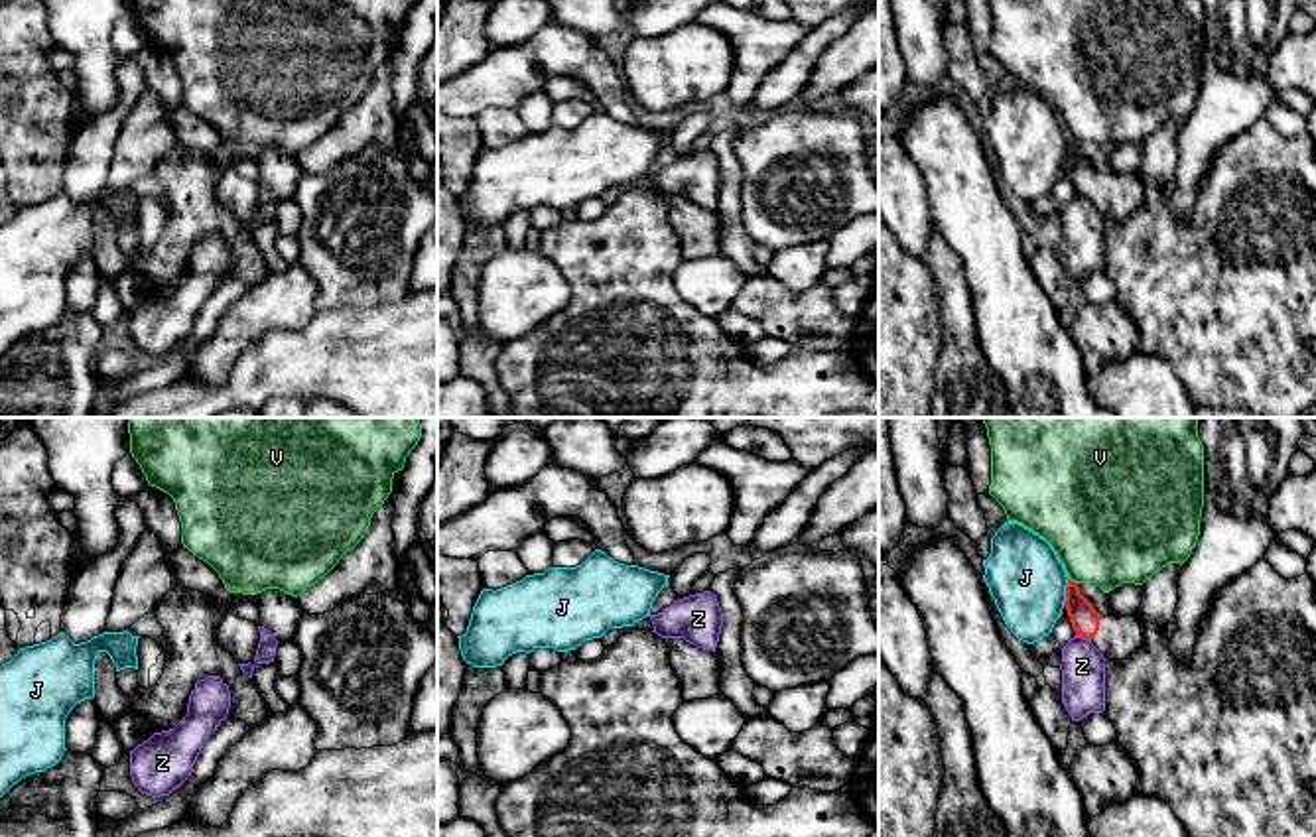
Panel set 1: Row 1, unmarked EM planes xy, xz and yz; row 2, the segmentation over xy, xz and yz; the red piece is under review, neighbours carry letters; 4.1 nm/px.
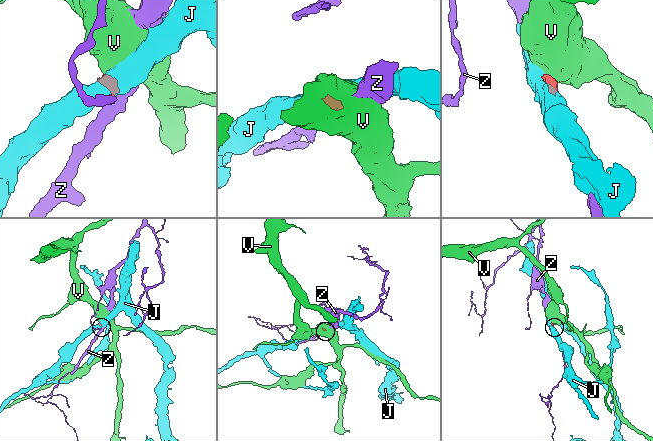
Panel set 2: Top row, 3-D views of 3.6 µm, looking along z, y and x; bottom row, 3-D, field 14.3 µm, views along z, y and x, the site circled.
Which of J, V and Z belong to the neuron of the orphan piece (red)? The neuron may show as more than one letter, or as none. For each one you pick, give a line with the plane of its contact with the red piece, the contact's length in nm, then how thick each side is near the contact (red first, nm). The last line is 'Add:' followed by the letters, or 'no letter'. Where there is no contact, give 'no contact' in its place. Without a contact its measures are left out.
Add: no letter

